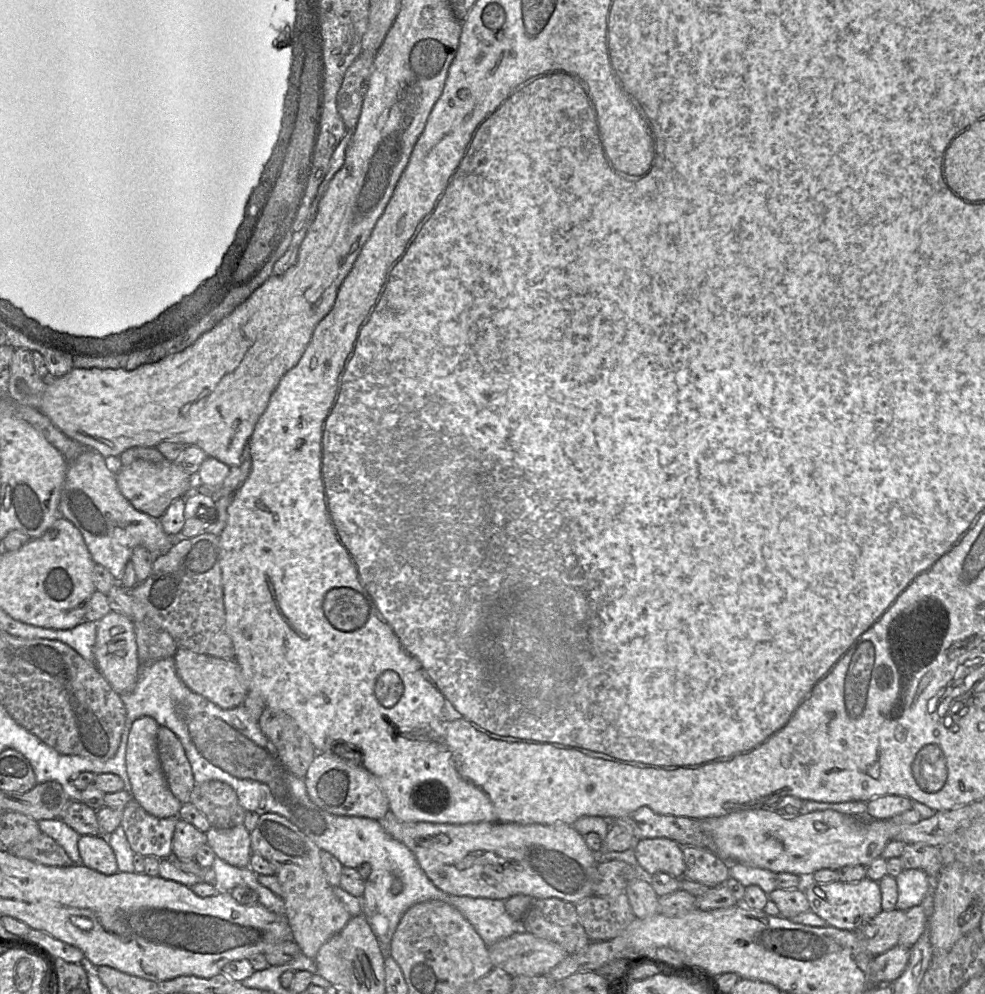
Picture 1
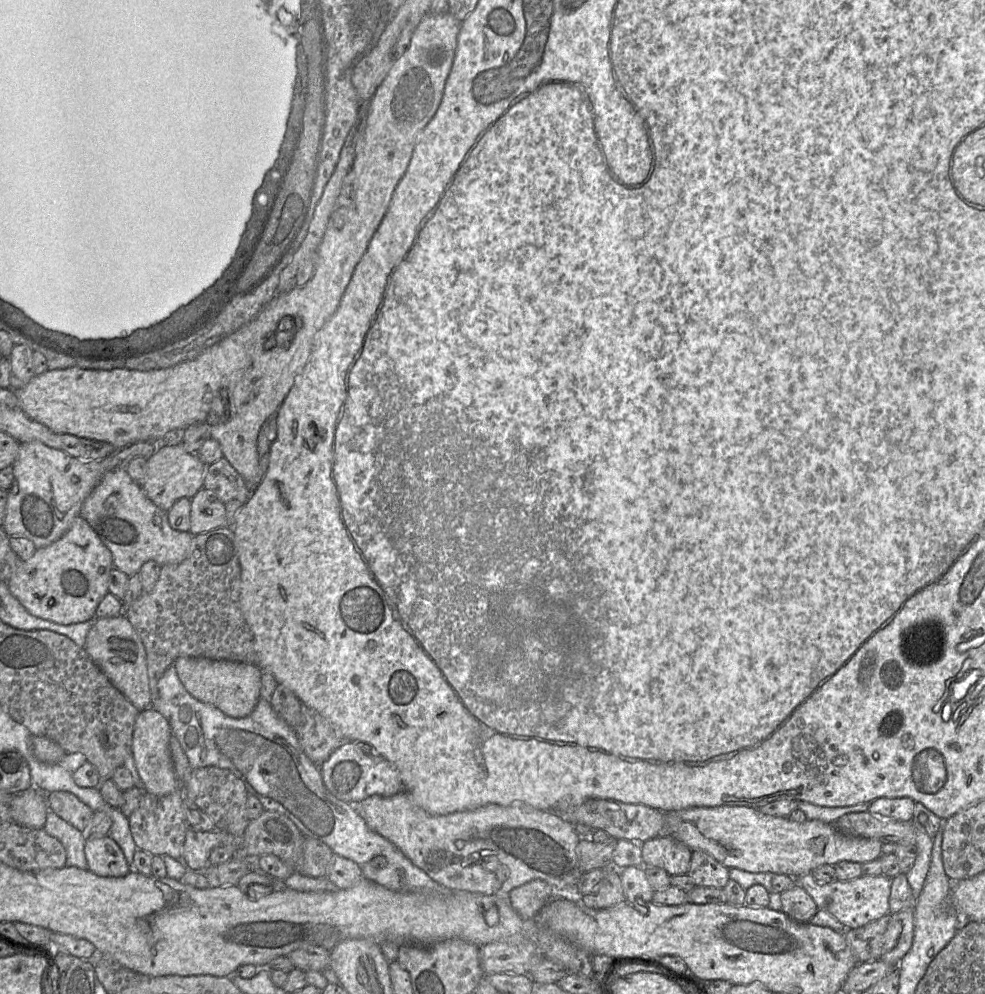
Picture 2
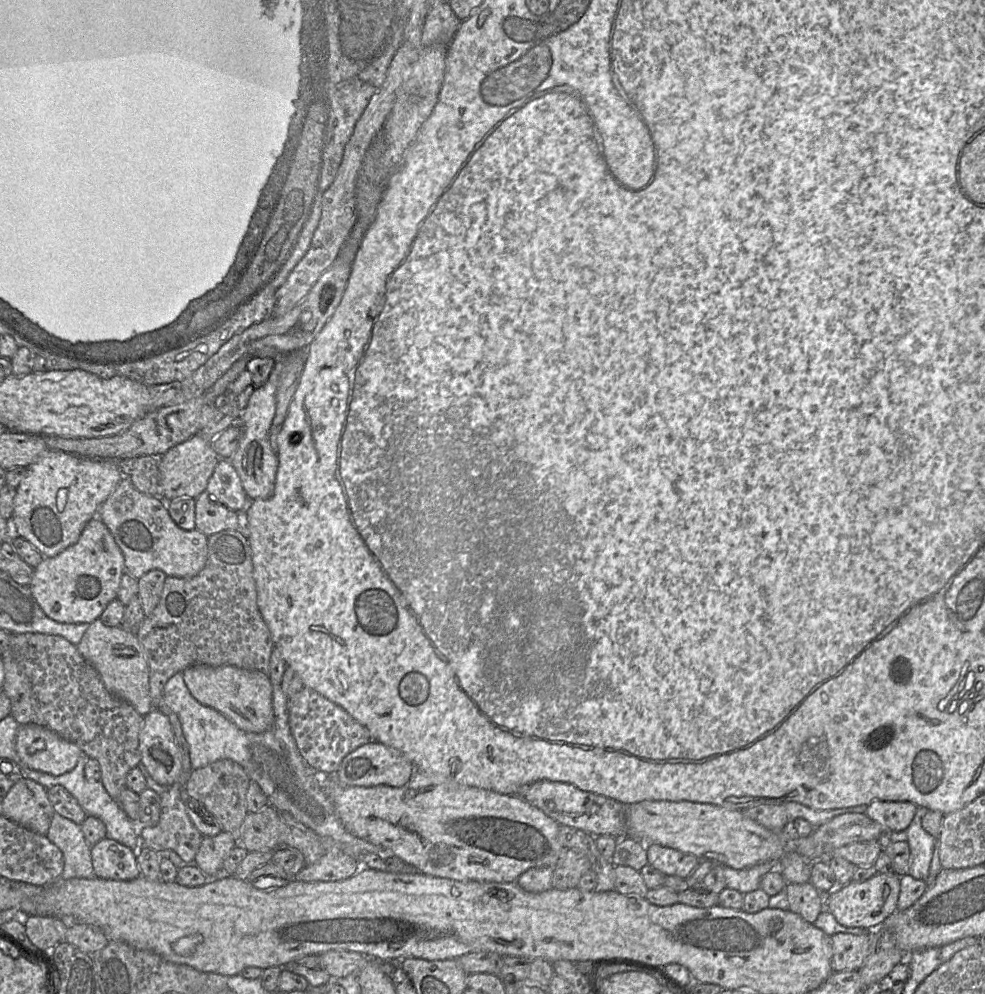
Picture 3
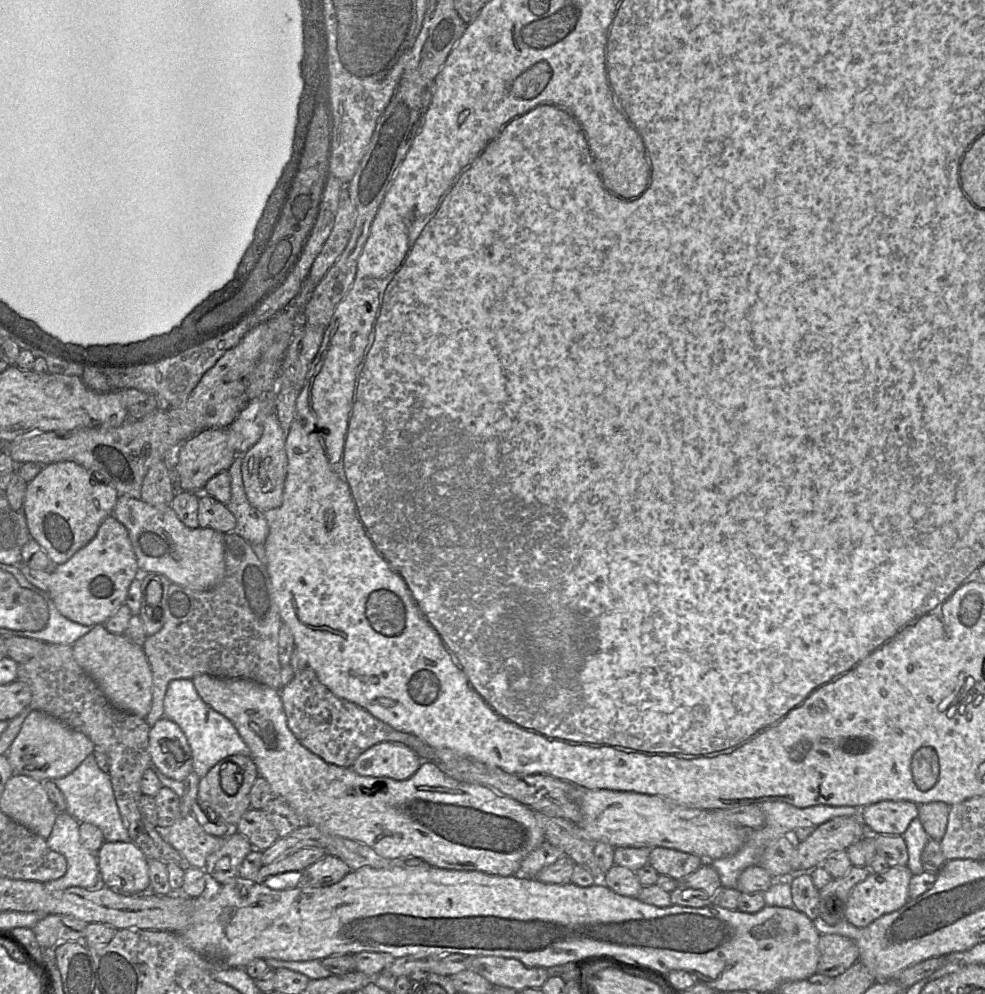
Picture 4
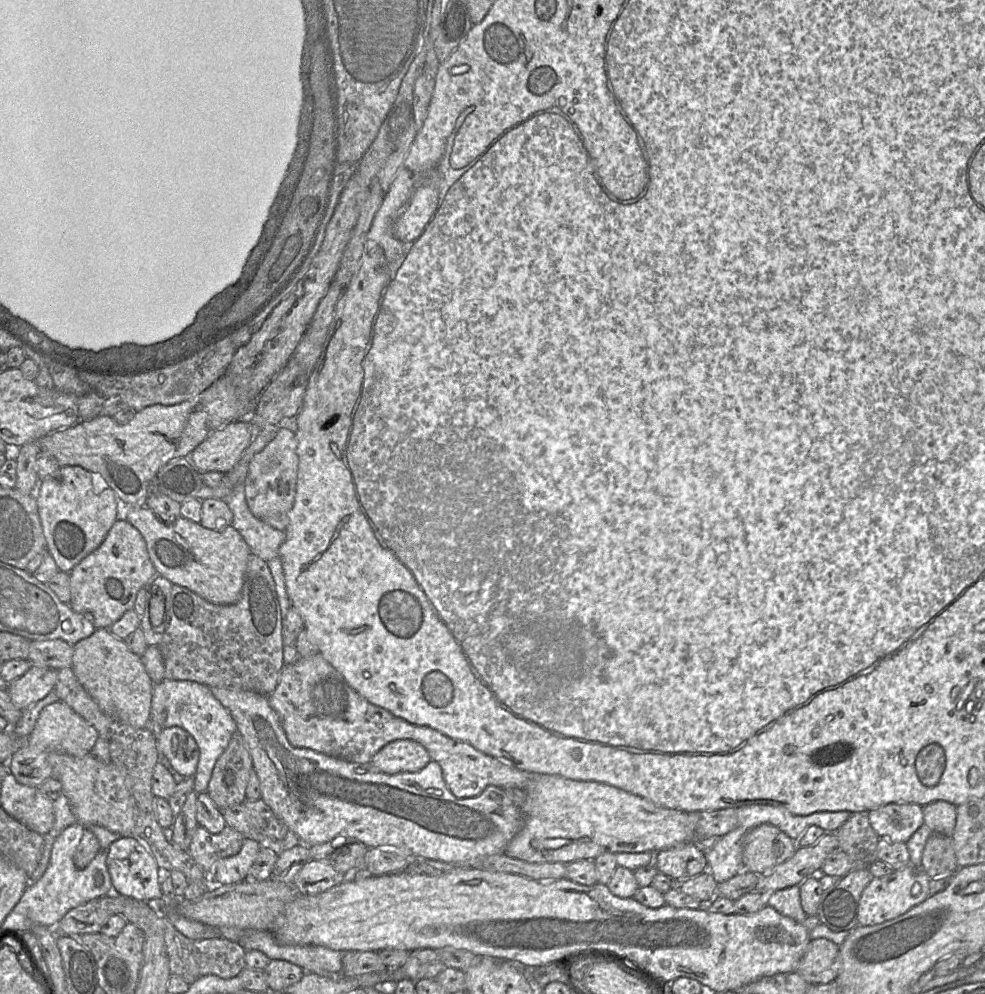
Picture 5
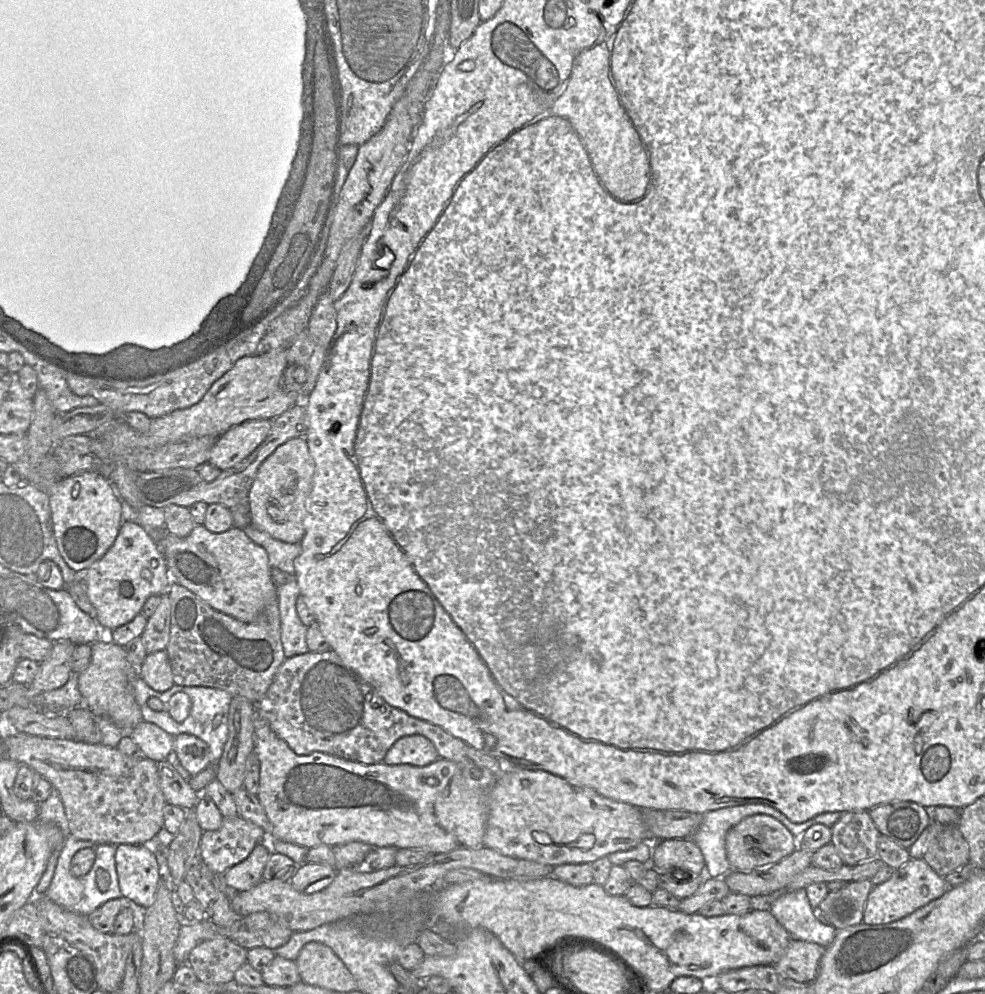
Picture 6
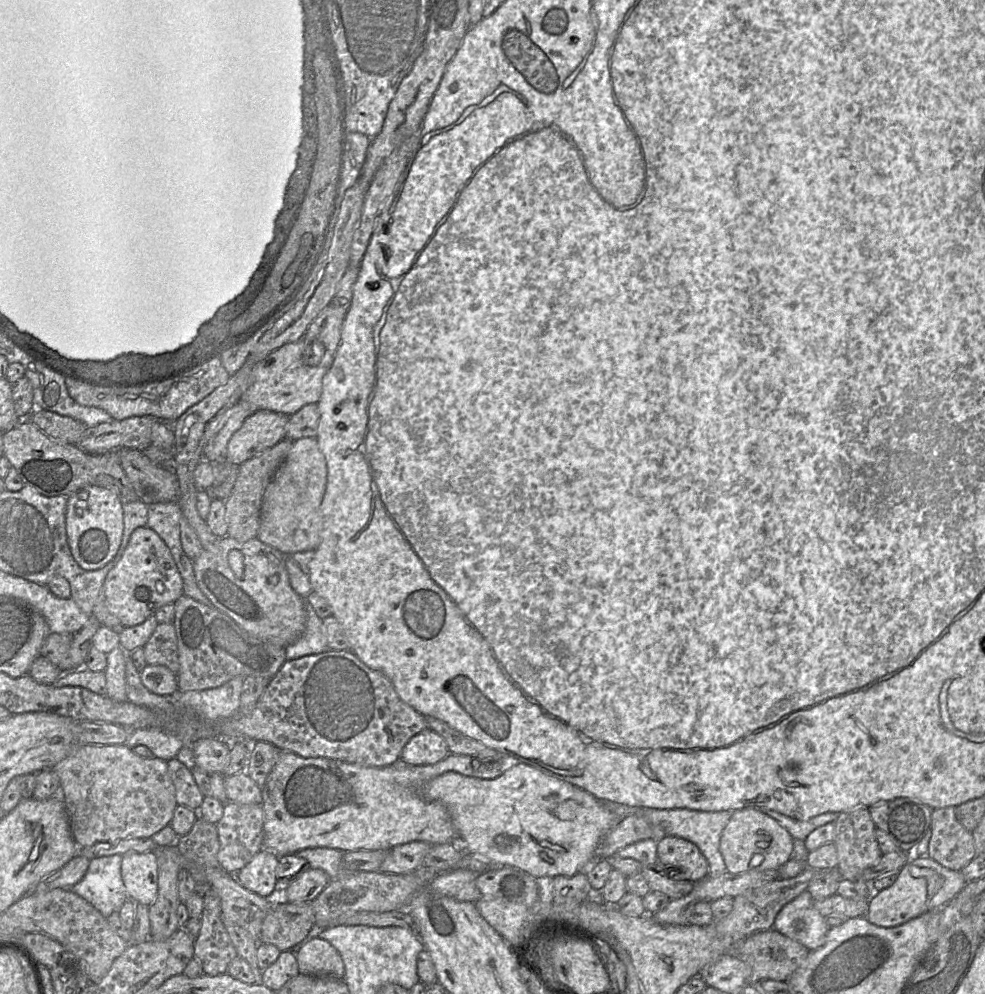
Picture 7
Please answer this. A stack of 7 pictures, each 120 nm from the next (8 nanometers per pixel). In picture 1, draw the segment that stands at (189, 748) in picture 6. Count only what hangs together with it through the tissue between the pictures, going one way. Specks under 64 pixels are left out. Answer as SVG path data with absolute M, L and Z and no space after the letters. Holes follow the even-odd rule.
M143 716L136 719L129 731L126 748L126 767L131 784L131 797L149 814L157 818L179 815L182 803L173 795L163 773L157 749L157 733L160 725L155 719Z

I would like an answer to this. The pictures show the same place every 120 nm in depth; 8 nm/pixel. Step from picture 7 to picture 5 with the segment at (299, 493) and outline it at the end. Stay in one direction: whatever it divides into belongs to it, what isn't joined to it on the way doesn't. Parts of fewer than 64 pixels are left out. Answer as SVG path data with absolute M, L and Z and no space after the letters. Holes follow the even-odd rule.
M281 426L273 440L254 455L245 479L245 497L251 512L266 524L286 531L295 502L299 473L299 457L295 432Z

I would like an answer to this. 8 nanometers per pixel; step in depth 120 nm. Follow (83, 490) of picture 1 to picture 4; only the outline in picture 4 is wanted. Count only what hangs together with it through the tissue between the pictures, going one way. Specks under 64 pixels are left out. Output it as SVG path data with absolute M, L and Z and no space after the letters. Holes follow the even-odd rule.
M129 496L117 498L112 516L126 527L141 571L161 573L172 583L198 591L210 590L222 581L224 533L210 528L189 528L170 505L152 505Z

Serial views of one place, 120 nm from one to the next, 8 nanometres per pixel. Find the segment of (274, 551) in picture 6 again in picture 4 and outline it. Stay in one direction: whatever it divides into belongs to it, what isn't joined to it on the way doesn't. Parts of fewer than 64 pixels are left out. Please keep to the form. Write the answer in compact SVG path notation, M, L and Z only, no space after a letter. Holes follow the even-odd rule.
M237 454L228 470L231 477L231 499L226 506L234 515L236 526L227 533L240 535L250 545L264 544L269 527L263 513L252 506L246 496L241 474L242 458L243 454Z

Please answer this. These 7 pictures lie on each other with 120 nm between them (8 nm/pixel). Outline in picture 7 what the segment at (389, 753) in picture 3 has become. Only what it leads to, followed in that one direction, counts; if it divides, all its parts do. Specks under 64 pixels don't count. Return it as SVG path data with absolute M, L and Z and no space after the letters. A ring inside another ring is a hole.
M427 728L409 740L401 752L399 761L414 766L433 765L449 753L445 740Z

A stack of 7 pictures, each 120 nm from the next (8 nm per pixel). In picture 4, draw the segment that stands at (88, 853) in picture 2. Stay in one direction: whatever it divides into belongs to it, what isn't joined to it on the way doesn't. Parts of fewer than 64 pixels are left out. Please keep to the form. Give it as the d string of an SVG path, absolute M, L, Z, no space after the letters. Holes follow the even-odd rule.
M104 842L97 851L100 879L122 894L150 892L147 858L133 842Z

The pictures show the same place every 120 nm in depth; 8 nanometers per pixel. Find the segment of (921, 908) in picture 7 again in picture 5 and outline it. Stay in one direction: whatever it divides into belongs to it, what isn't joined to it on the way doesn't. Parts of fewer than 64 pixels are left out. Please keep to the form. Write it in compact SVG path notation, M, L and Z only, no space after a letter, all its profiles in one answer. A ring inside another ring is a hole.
M908 864L890 874L873 877L863 889L857 910L858 926L873 926L894 919L923 902L930 895L931 878L921 867Z

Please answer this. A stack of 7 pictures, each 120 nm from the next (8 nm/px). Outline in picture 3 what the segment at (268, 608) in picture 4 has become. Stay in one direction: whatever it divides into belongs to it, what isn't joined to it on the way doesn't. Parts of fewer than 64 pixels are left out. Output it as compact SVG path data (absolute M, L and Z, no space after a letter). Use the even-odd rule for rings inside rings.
M223 530L208 536L207 549L206 564L197 575L188 578L166 577L158 605L151 615L145 617L137 634L148 663L152 709L157 709L163 700L164 686L169 678L192 665L233 665L258 670L268 676L274 644L257 605L249 542L237 530Z

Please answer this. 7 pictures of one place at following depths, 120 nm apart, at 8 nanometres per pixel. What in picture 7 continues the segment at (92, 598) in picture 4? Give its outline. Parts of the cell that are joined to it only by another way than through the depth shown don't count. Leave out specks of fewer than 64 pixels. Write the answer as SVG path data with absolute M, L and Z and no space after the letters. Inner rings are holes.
M147 526L136 528L121 559L109 571L103 584L103 596L110 612L119 618L124 627L132 627L144 622L162 606L174 603L183 594L183 580L166 543Z

